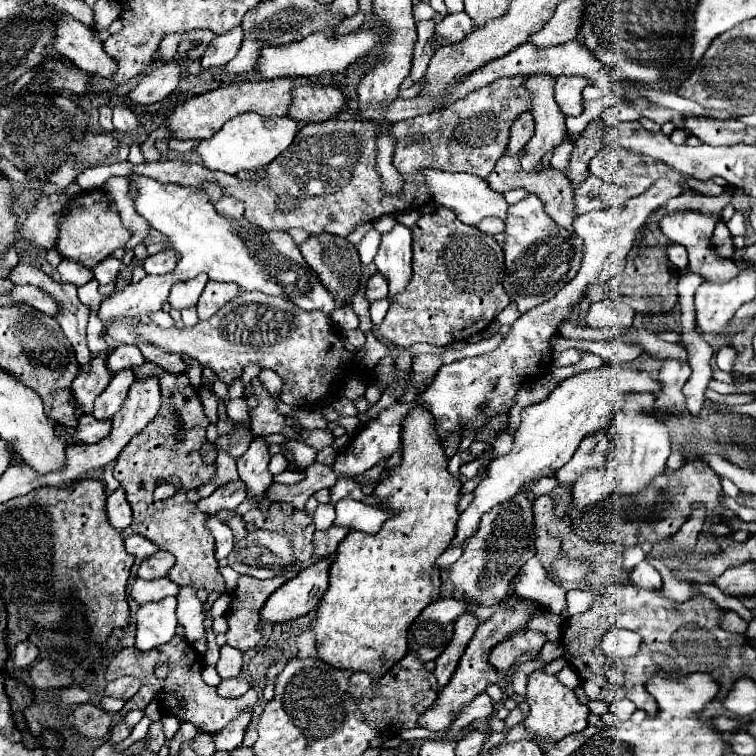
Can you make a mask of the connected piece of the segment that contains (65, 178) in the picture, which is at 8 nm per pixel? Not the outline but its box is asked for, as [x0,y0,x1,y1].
[49,158,77,188]

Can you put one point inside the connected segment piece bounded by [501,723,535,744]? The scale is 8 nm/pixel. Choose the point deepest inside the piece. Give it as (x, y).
(518, 732)

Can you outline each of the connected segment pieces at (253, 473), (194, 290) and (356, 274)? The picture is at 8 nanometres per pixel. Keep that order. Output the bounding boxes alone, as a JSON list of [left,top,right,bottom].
[[237,436,273,498],[169,276,207,310],[299,234,363,308]]

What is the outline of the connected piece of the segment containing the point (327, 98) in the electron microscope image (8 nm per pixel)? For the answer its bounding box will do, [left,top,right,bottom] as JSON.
[289,84,347,122]

